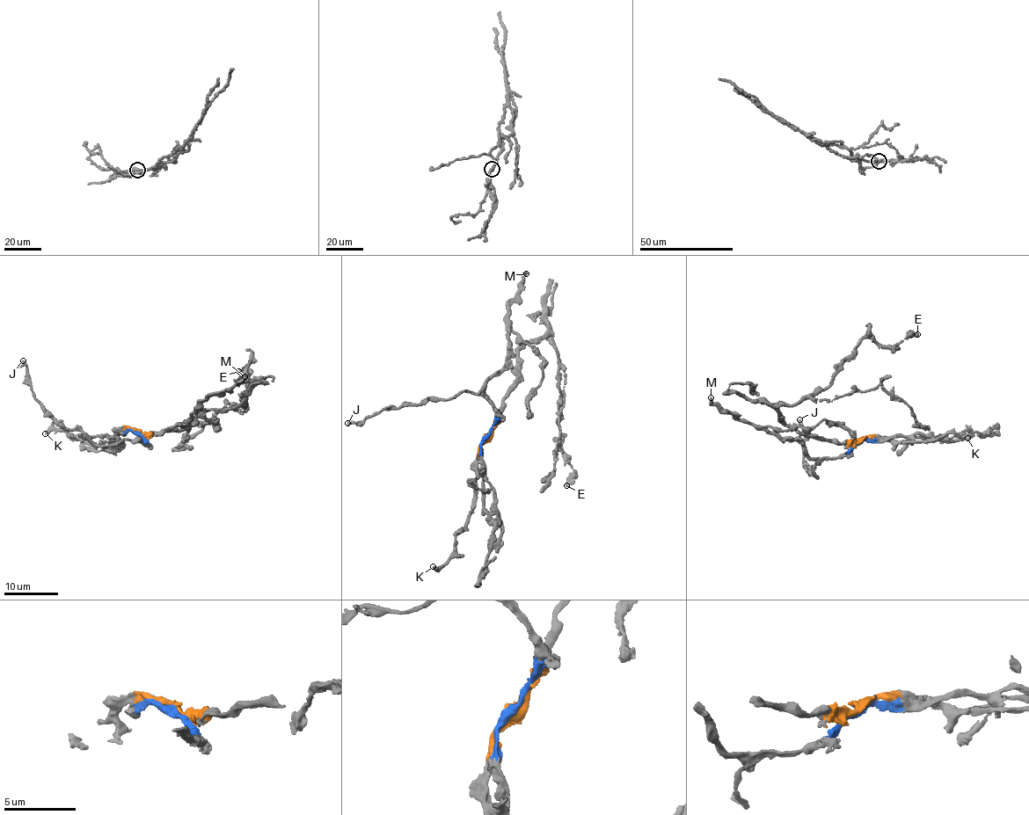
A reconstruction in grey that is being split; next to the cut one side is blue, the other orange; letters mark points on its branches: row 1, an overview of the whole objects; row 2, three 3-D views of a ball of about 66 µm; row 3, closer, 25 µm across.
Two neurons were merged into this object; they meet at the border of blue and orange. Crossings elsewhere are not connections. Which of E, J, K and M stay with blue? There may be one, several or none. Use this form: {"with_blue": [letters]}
{"with_blue": ["J", "M"]}

